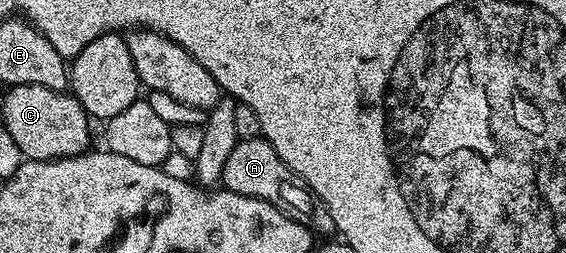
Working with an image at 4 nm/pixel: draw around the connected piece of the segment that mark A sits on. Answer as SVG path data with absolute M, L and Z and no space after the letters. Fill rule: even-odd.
M263 137L237 140L235 149L231 149L231 157L227 157L227 165L223 165L220 186L231 193L257 197L275 205L280 211L285 211L287 217L299 221L299 225L318 236L332 236L336 232L337 226L327 205L323 205L323 201L281 160L279 153L275 153L273 146Z

